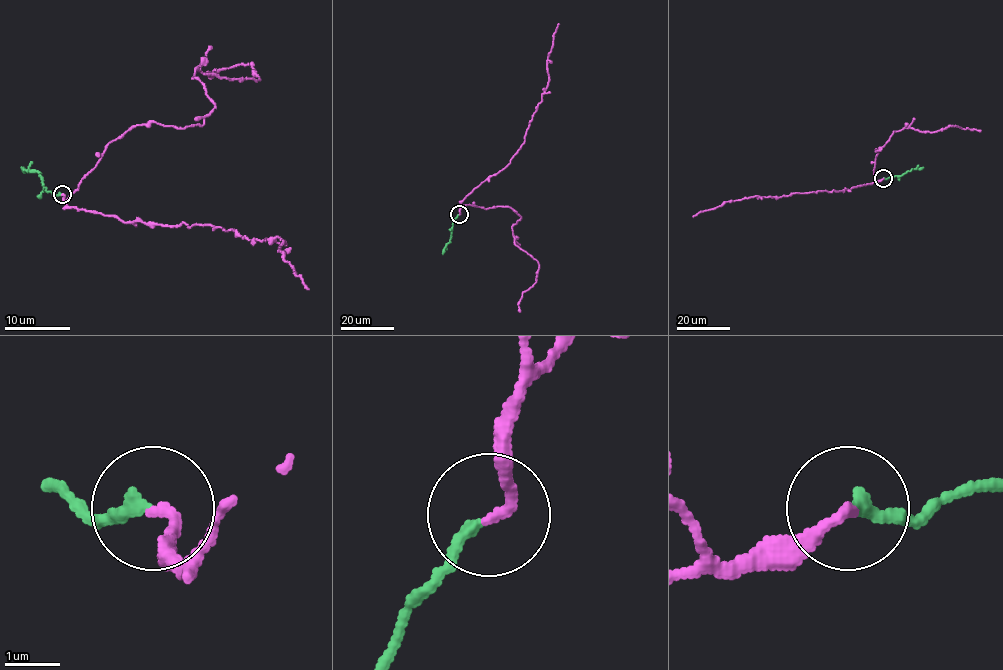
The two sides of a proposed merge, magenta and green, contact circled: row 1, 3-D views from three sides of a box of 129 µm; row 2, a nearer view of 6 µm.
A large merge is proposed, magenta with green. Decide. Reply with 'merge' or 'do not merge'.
merge

